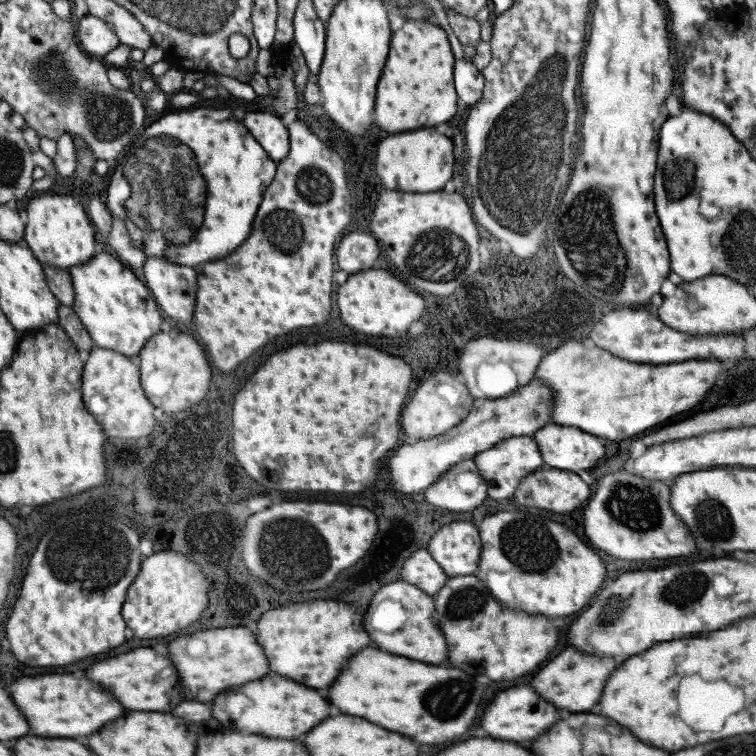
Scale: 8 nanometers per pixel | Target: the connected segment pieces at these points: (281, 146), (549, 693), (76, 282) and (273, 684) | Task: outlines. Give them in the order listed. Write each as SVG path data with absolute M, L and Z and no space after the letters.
M251 111L244 113L241 122L276 164L287 156L288 130L281 124L280 116Z
M565 648L561 654L551 656L543 663L539 672L531 678L529 686L535 690L537 696L547 700L549 704L563 708L567 712L583 712L583 710L593 710L593 704L597 704L597 698L601 696L603 682L607 680L609 672L615 670L617 662L611 658L593 658L586 652L575 652L573 648Z
M95 253L88 261L68 268L73 302L70 308L89 334L92 344L130 358L139 354L147 338L159 331L161 316L150 290L138 273L108 253Z
M265 676L252 680L251 682L233 687L233 692L229 694L229 700L221 693L217 695L217 722L221 722L223 726L229 726L229 730L241 730L247 734L261 734L267 738L285 738L285 740L293 740L297 736L301 736L303 732L311 730L317 722L321 722L323 718L329 716L331 706L325 698L321 698L315 690L299 686L295 682L289 682L287 678L277 678L277 676Z

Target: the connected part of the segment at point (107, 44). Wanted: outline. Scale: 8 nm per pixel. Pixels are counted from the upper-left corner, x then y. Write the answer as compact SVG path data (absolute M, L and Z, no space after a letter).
M87 13L75 23L75 40L91 56L103 56L120 44L112 24Z

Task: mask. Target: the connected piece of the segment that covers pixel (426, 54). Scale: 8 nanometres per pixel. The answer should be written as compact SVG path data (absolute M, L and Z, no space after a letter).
M405 19L401 28L390 33L391 40L389 43L389 54L387 54L387 62L385 68L381 72L381 78L377 82L375 90L375 122L387 130L387 132L403 132L403 130L411 130L411 128L419 128L429 126L429 124L439 124L439 122L447 122L457 106L455 106L455 92L453 92L453 56L447 42L445 31L438 27L430 19Z

